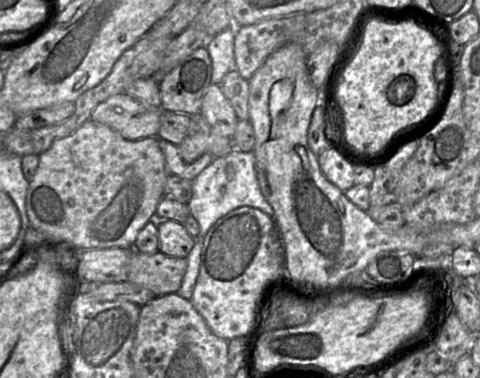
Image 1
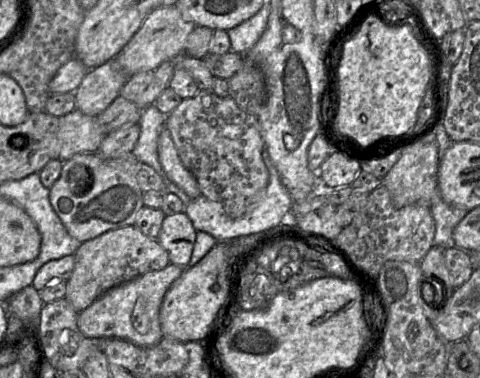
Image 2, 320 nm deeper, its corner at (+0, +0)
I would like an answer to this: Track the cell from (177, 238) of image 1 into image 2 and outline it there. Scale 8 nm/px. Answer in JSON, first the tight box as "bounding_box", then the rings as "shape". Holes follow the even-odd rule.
{"bounding_box":[158,211,197,267],"shape":[[[184,211],[165,216],[158,241],[168,252],[171,263],[188,267],[196,233],[197,230]]]}

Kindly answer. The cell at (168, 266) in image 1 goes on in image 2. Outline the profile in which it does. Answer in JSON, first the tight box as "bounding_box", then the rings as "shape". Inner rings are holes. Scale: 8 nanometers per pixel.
{"bounding_box":[65,225,171,313],"shape":[[[135,225],[109,230],[77,249],[74,270],[66,285],[65,298],[80,313],[109,289],[150,271],[162,270],[171,262],[158,239],[146,236]]]}

